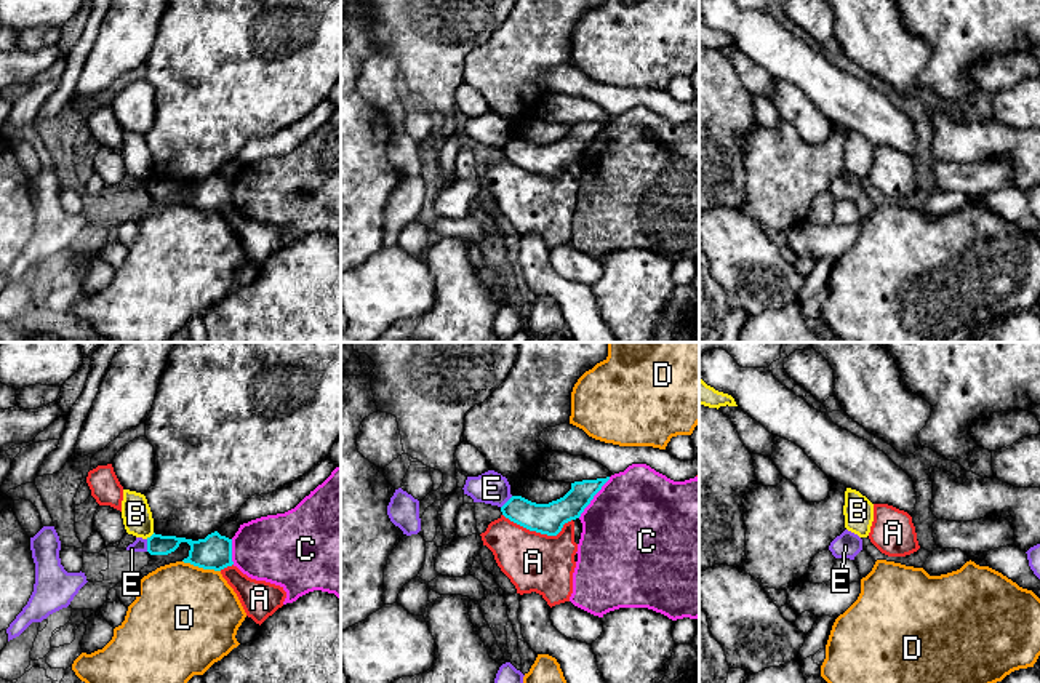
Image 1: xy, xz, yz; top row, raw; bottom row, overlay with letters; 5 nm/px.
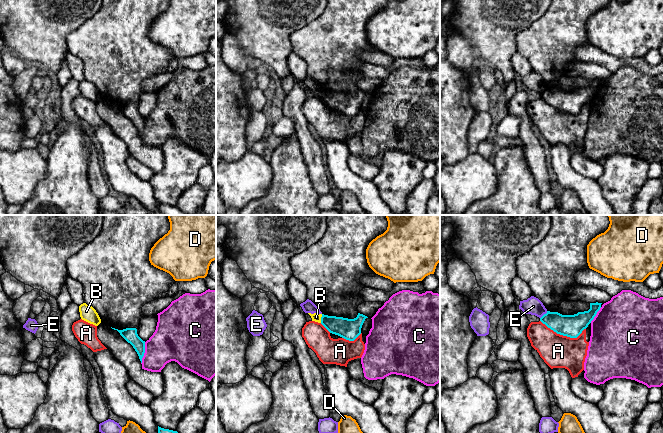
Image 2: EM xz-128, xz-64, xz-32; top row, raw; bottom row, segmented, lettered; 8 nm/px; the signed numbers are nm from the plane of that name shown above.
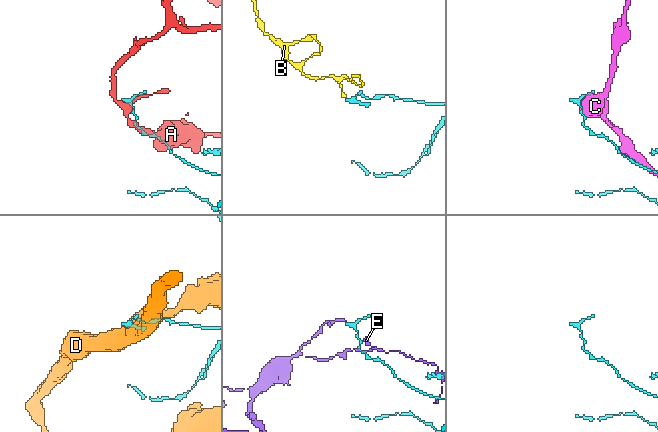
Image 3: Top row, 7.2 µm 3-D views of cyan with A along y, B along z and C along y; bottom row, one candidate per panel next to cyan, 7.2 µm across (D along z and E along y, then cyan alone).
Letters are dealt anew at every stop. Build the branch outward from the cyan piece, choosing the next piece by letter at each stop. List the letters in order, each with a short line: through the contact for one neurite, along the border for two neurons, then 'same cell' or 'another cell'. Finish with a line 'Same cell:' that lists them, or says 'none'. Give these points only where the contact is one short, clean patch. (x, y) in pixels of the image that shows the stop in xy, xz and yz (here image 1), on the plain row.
A: another cell
B: xy (154, 175), (146, 179) | another cell
C: another cell
D: another cell
E: another cell
Same cell: none

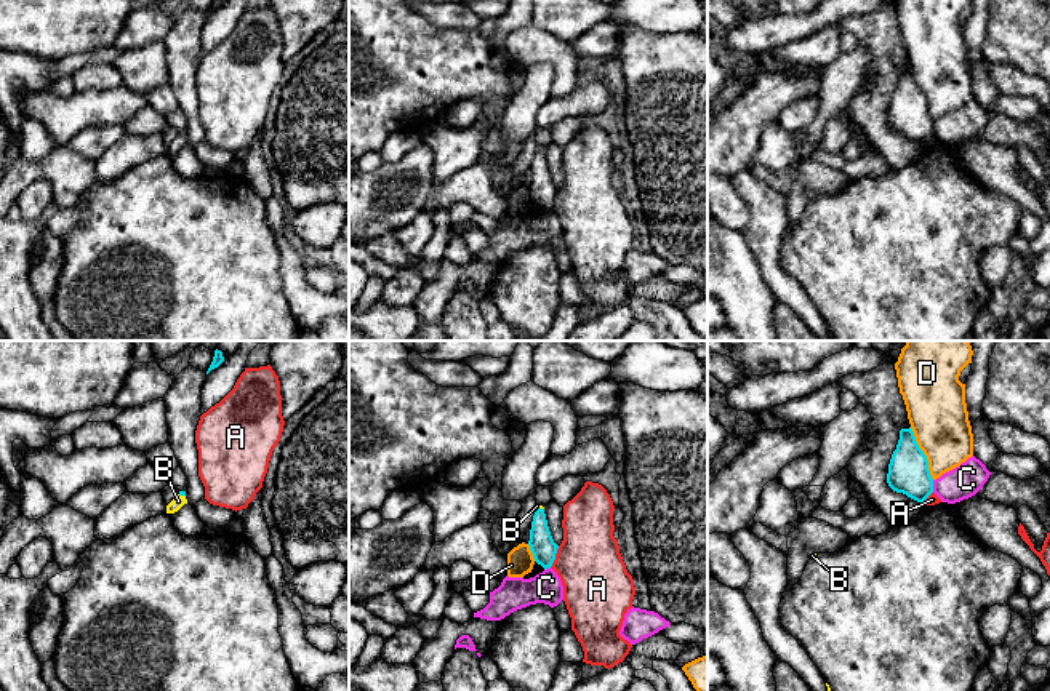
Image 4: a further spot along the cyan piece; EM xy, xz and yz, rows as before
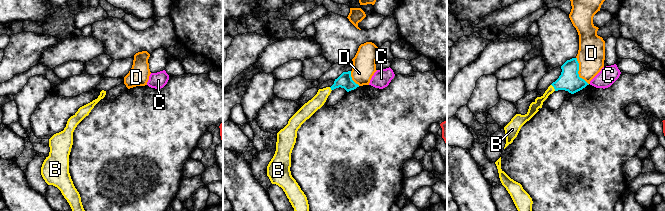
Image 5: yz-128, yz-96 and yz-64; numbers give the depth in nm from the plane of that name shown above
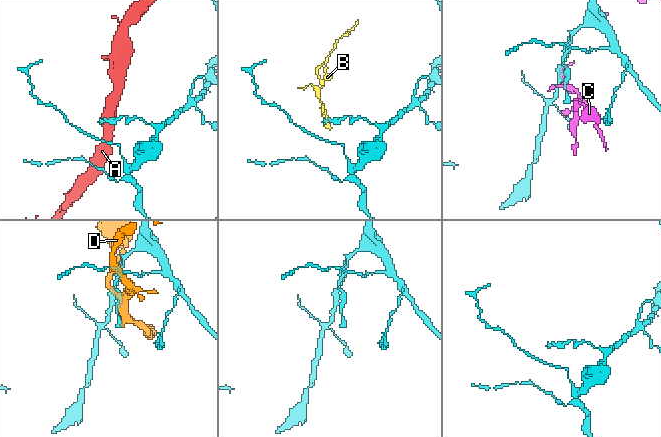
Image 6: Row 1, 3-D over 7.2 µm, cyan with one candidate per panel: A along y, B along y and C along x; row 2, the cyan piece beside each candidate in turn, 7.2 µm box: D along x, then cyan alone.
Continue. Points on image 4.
A: another cell
B: xz (541, 186), (540, 151), (537, 147) | same cell
C: another cell
D: another cell
Same cell: B

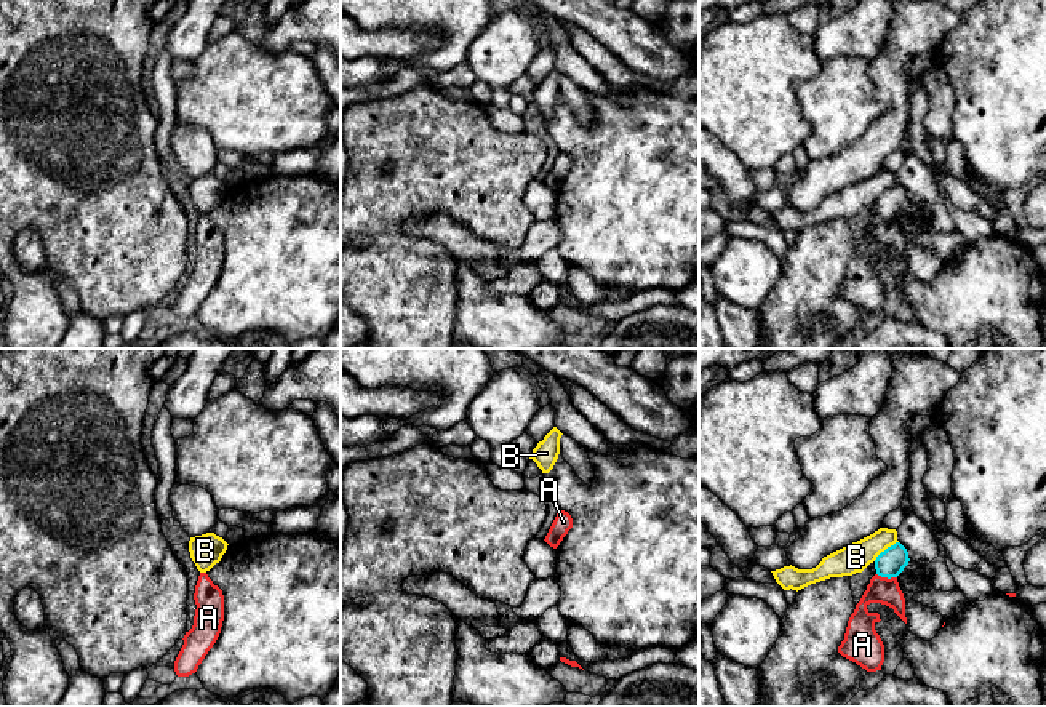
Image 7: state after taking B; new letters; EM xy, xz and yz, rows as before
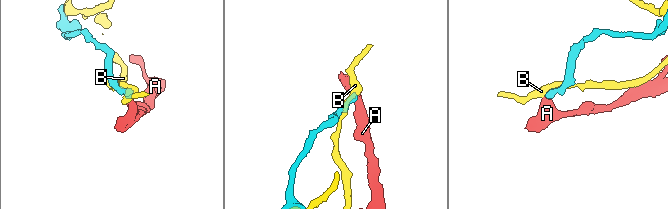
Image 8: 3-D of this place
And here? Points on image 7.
A: yz (877, 215), (896, 219) | another cell
B: another cell
Same cell: none

